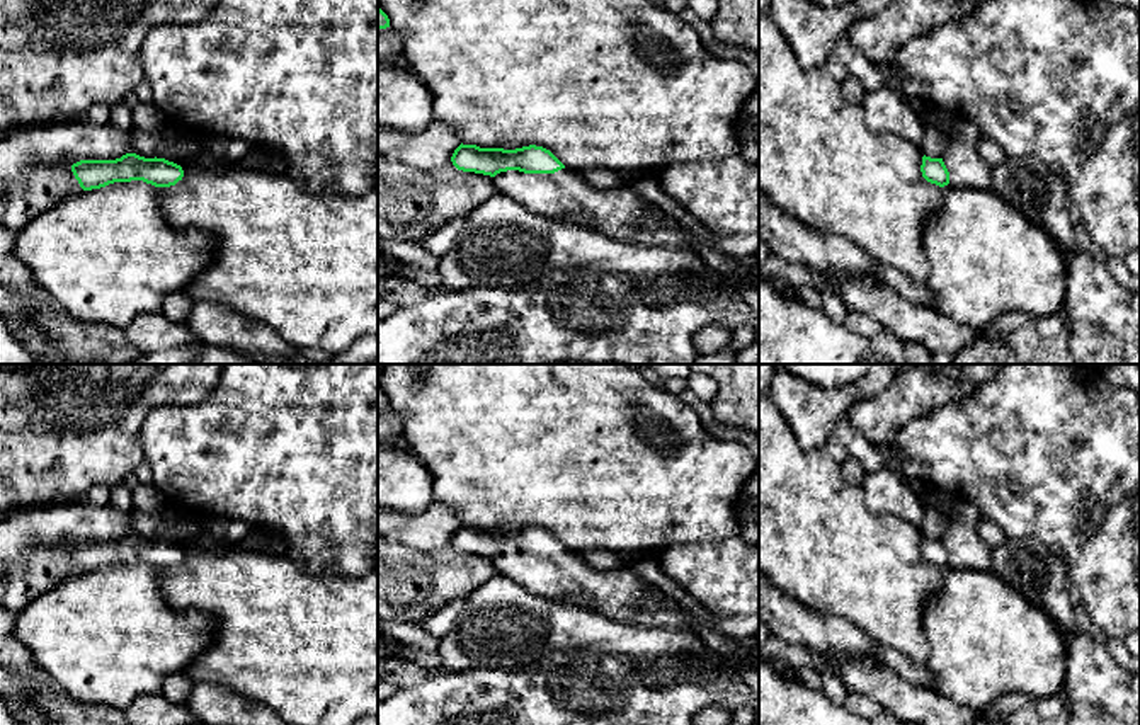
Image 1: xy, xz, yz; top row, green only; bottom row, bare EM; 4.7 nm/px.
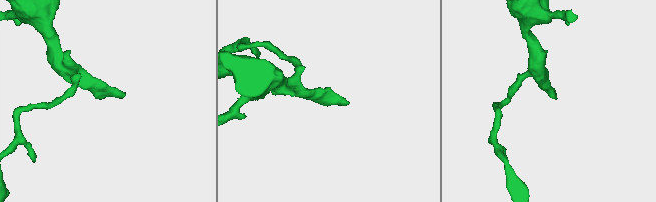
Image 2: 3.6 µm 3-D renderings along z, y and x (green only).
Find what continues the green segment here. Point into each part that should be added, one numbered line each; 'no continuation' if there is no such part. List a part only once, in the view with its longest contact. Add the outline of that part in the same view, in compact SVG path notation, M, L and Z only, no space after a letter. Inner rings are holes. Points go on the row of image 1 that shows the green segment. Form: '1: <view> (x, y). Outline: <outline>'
1: xz (621, 213). Outline: M568 167L555 174L500 172L495 192L512 197L538 216L589 225L623 243L693 248L693 235L672 216L641 197L630 186L590 187Z

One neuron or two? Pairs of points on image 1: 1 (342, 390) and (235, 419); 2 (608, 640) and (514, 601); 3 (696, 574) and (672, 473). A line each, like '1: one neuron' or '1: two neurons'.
1: one neuron
2: one neuron
3: two neurons

